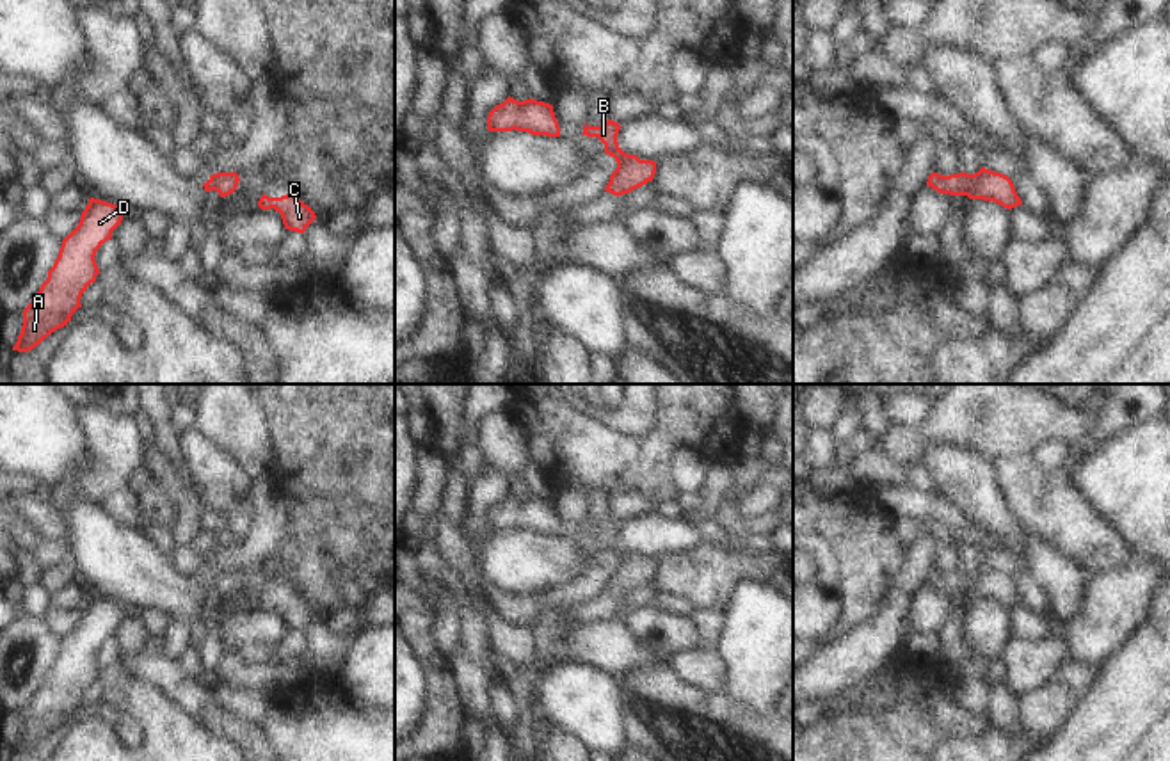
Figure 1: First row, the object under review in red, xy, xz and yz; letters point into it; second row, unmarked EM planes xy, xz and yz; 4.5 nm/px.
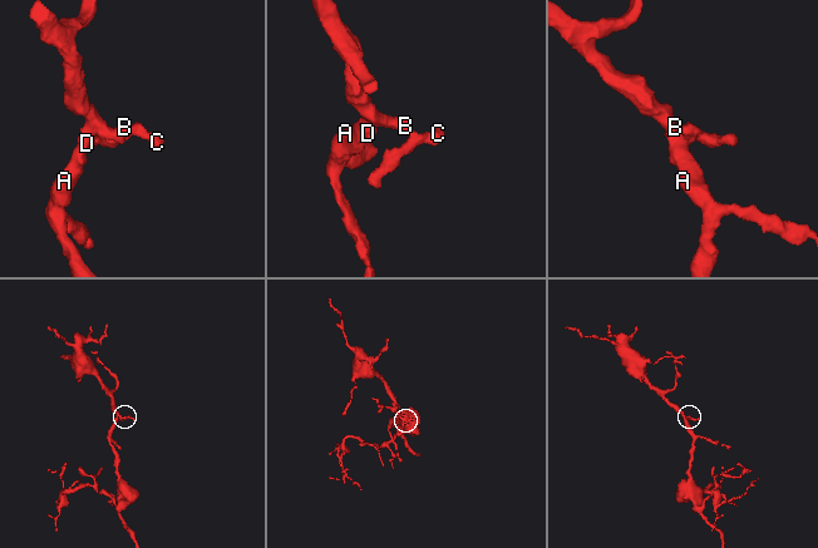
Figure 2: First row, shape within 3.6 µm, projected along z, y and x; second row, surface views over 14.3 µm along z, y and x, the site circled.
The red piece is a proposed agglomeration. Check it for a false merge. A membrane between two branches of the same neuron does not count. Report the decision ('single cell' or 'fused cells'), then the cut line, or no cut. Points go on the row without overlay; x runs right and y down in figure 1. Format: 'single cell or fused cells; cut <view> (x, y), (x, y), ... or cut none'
single cell; cut none

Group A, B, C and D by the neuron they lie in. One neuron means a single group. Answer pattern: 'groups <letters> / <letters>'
groups A B C D

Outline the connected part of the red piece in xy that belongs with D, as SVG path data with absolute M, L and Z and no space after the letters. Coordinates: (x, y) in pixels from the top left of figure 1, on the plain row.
M89 597L78 624L62 638L46 679L23 708L21 731L12 749L28 750L53 729L68 724L73 711L82 706L82 692L100 672L96 649L112 637L121 619L121 606L101 597Z

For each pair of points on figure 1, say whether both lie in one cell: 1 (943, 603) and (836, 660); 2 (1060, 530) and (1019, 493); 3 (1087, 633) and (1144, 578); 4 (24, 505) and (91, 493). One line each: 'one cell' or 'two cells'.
1: two cells
2: one cell
3: one cell
4: two cells

